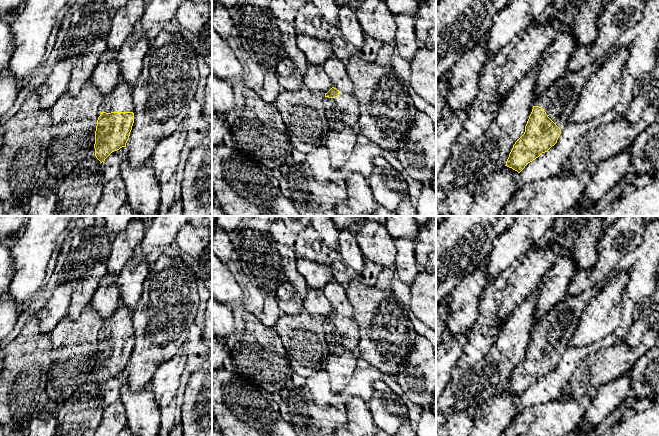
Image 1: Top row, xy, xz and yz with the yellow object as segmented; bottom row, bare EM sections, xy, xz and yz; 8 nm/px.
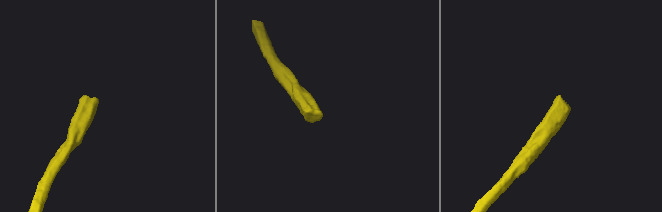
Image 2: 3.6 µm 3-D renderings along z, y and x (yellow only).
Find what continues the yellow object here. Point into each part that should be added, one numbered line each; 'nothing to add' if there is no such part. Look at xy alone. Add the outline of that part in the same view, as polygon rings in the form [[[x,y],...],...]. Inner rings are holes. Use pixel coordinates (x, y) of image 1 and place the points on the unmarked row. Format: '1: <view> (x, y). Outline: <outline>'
1: xy (120, 323). Outline: [[[120,305],[110,318],[104,320],[100,334],[106,337],[133,336],[132,314]]]

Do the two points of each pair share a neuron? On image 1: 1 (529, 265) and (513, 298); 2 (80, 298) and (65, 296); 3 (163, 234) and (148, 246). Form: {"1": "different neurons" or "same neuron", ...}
{"1": "same neuron", "2": "different neurons", "3": "same neuron"}

